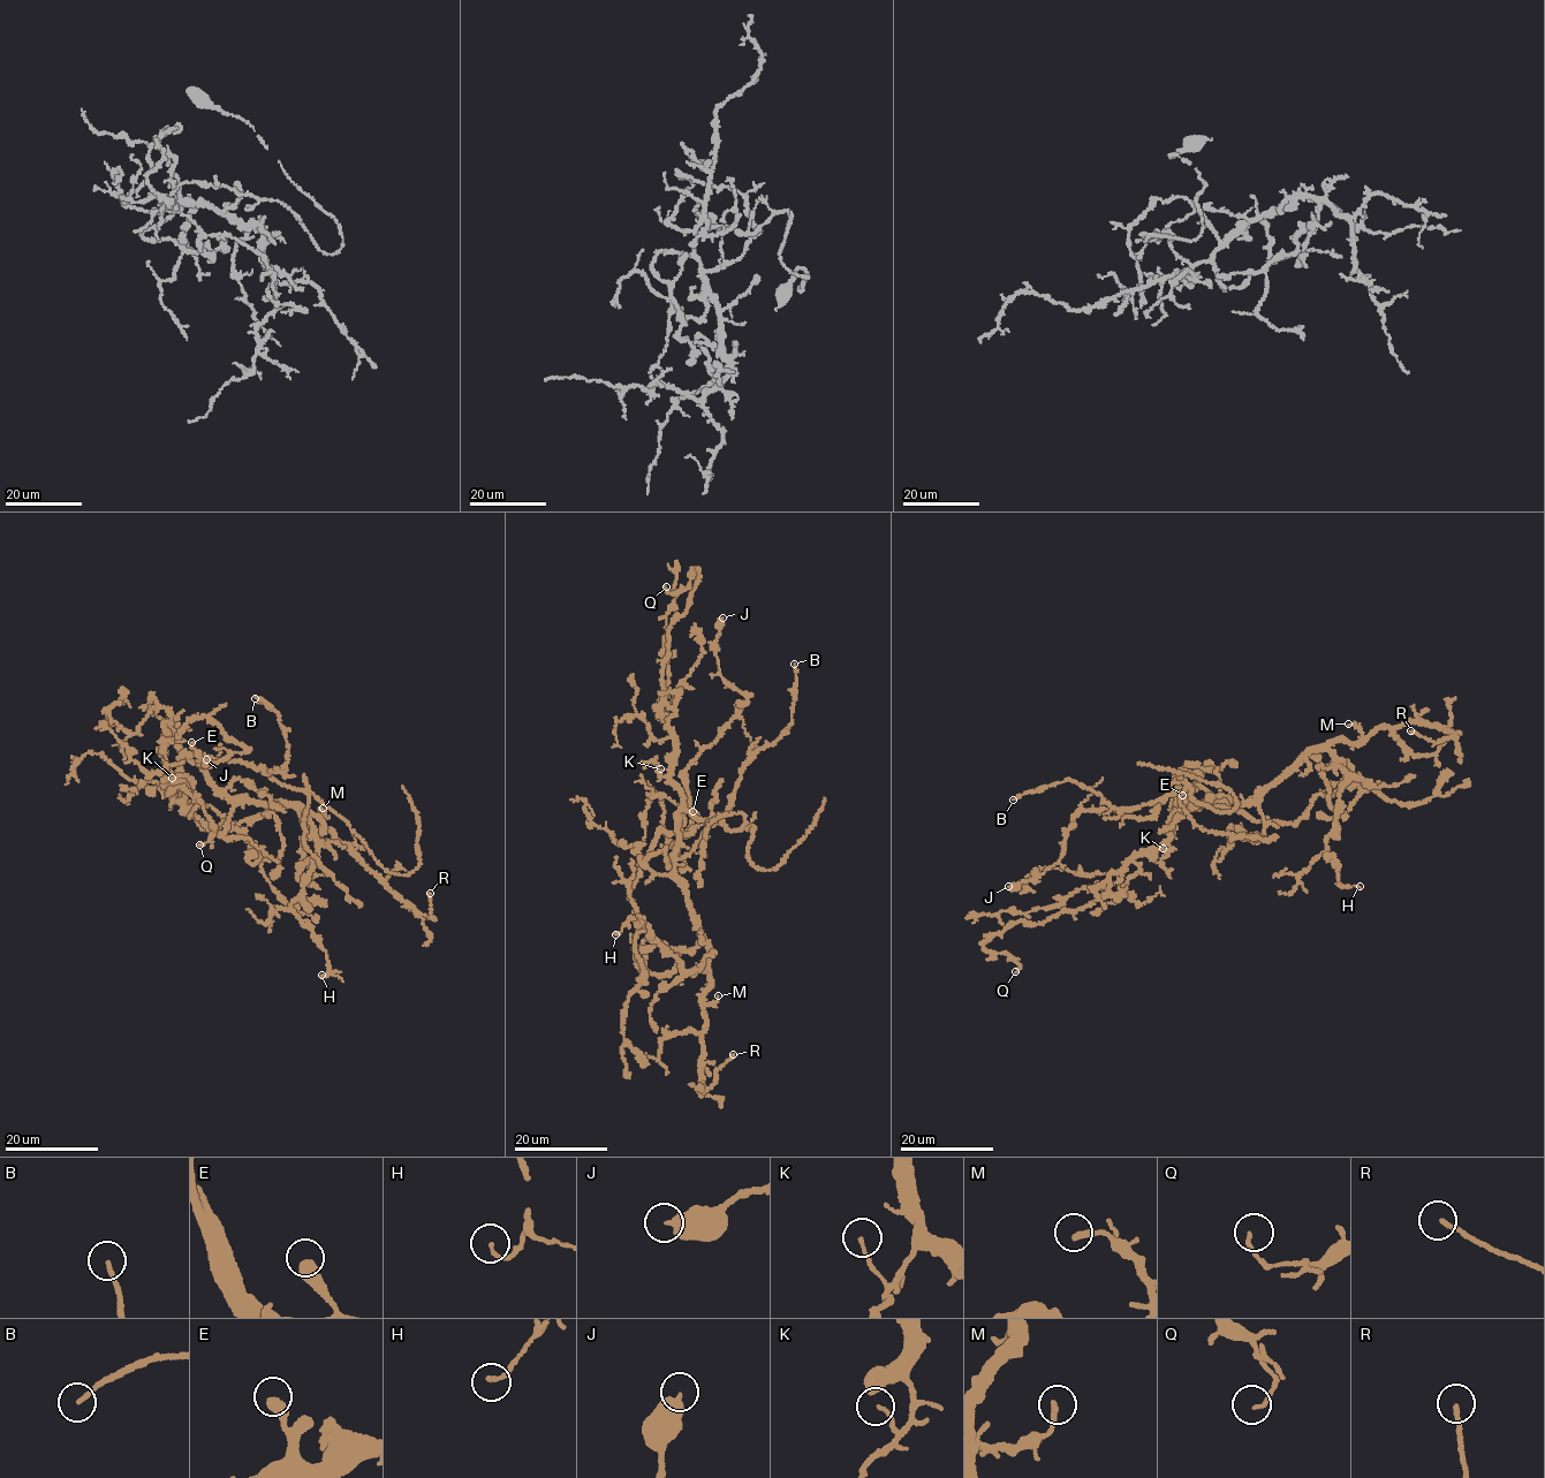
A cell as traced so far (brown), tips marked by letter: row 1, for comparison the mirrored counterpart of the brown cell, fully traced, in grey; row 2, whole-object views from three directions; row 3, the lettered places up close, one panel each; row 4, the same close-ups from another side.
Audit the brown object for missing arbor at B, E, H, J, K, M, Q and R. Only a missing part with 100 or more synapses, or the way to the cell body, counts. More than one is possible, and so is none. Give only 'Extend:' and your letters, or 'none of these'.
Extend: none of these

